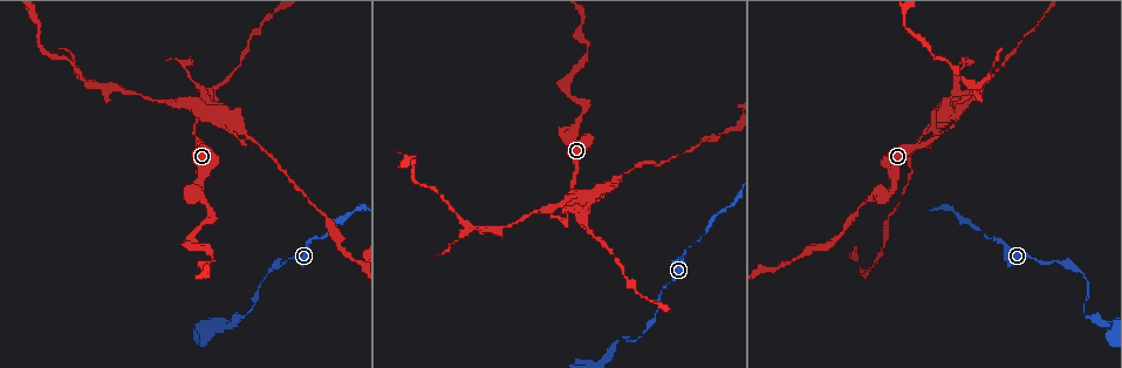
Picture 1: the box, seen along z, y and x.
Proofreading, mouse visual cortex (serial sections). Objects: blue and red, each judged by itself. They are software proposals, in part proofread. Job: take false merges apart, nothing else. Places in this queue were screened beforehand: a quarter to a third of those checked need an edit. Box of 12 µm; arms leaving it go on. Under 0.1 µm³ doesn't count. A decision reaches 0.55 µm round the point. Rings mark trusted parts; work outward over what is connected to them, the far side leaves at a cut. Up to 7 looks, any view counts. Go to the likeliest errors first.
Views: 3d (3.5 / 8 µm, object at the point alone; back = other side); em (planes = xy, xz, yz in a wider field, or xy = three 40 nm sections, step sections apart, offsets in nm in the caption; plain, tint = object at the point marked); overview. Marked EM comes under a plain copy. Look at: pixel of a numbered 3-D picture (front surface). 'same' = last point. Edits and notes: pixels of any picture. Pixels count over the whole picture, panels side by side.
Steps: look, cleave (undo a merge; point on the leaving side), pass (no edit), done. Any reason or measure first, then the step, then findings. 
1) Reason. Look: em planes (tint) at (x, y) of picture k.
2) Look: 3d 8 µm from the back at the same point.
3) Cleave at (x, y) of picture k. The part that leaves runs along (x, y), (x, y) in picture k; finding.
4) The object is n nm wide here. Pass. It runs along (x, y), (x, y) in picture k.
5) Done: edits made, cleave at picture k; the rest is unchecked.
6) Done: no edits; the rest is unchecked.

Small branch off a trunk. Look: 3d 8 µm at (580, 203) of picture 1.

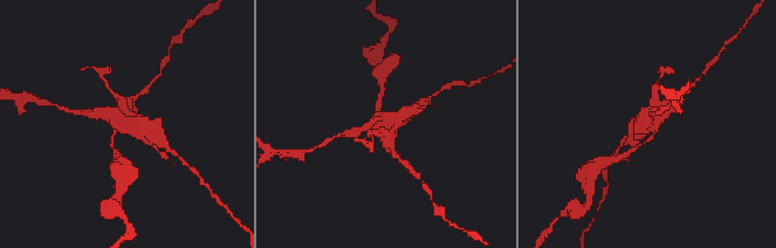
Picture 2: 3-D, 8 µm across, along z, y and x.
4 arms meet here; the arms are 150, 250, 350, 400 nm wide. Look: em planes (tint) at (649, 127) of picture 2.

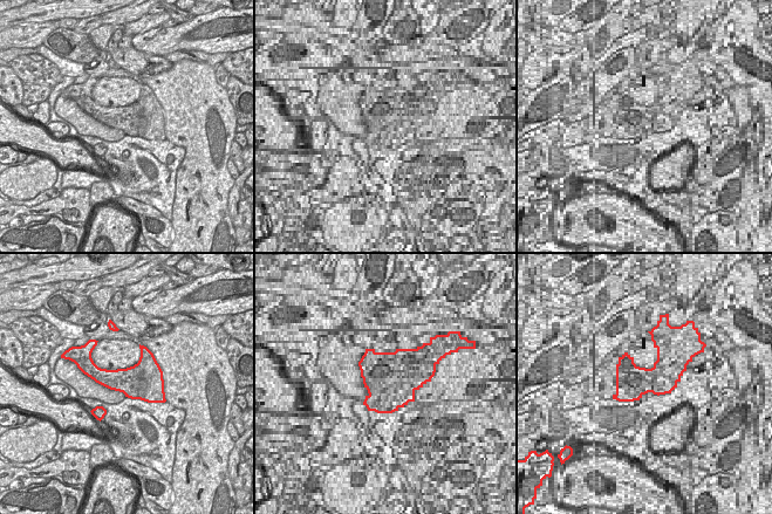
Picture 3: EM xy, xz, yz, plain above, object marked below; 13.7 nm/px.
Cleave at (632, 126) of picture 2. The part that leaves runs along (649, 125), (634, 130), (620, 147) in picture 2; a second cell is stuck on.

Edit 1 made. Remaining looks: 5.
Thin neck. Look: 3d 3.5 µm at (249, 311) of picture 1.

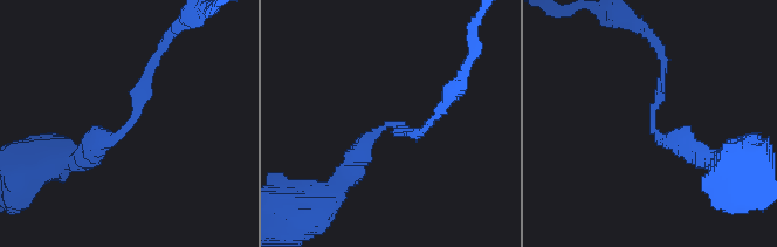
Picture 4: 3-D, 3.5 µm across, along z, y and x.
The arms are 150, 300 nm wide. Look: em xy step 5 (tint) at (390, 125) of picture 4.

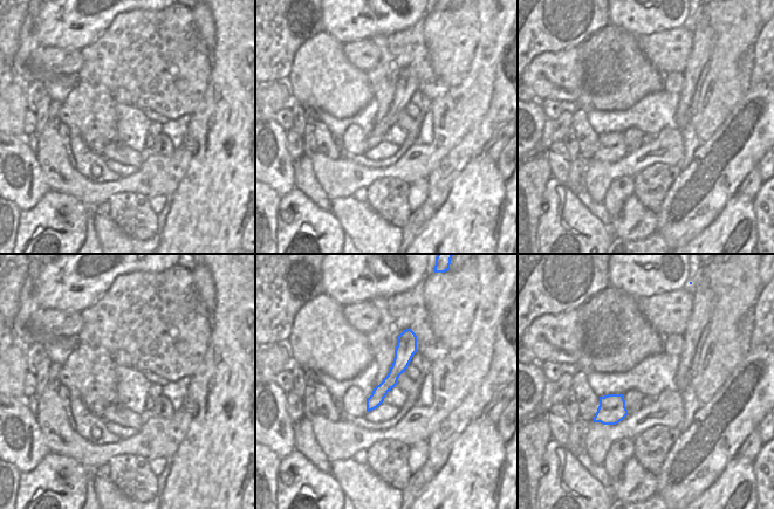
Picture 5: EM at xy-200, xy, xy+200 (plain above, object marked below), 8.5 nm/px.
Look: em xy step 3 (tint) at the same point.

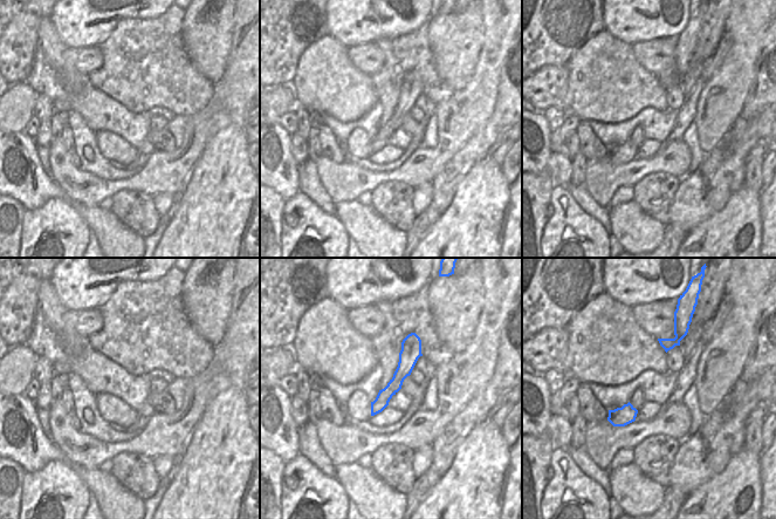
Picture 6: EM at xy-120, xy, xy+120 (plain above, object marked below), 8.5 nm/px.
Pass. It runs along (413, 336), (405, 368), (373, 411) in picture 6; all the same cell.

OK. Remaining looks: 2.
Abrupt turn. Look: 3d 3.5 µm at (205, 202) of picture 1.

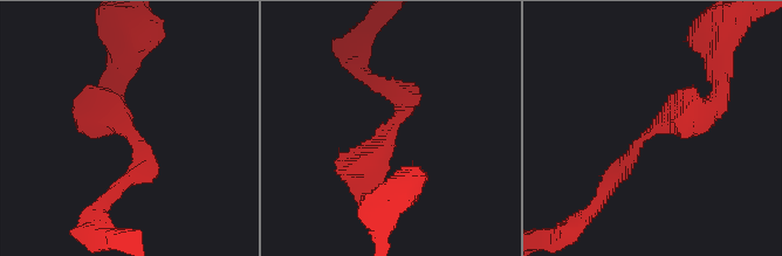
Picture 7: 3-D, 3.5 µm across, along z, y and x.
Pass. It runs along (711, 108), (651, 130), (609, 184) in picture 7; all the same cell.

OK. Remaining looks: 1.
Done: edits made, cleave at picture 2; the rest is unchecked.

